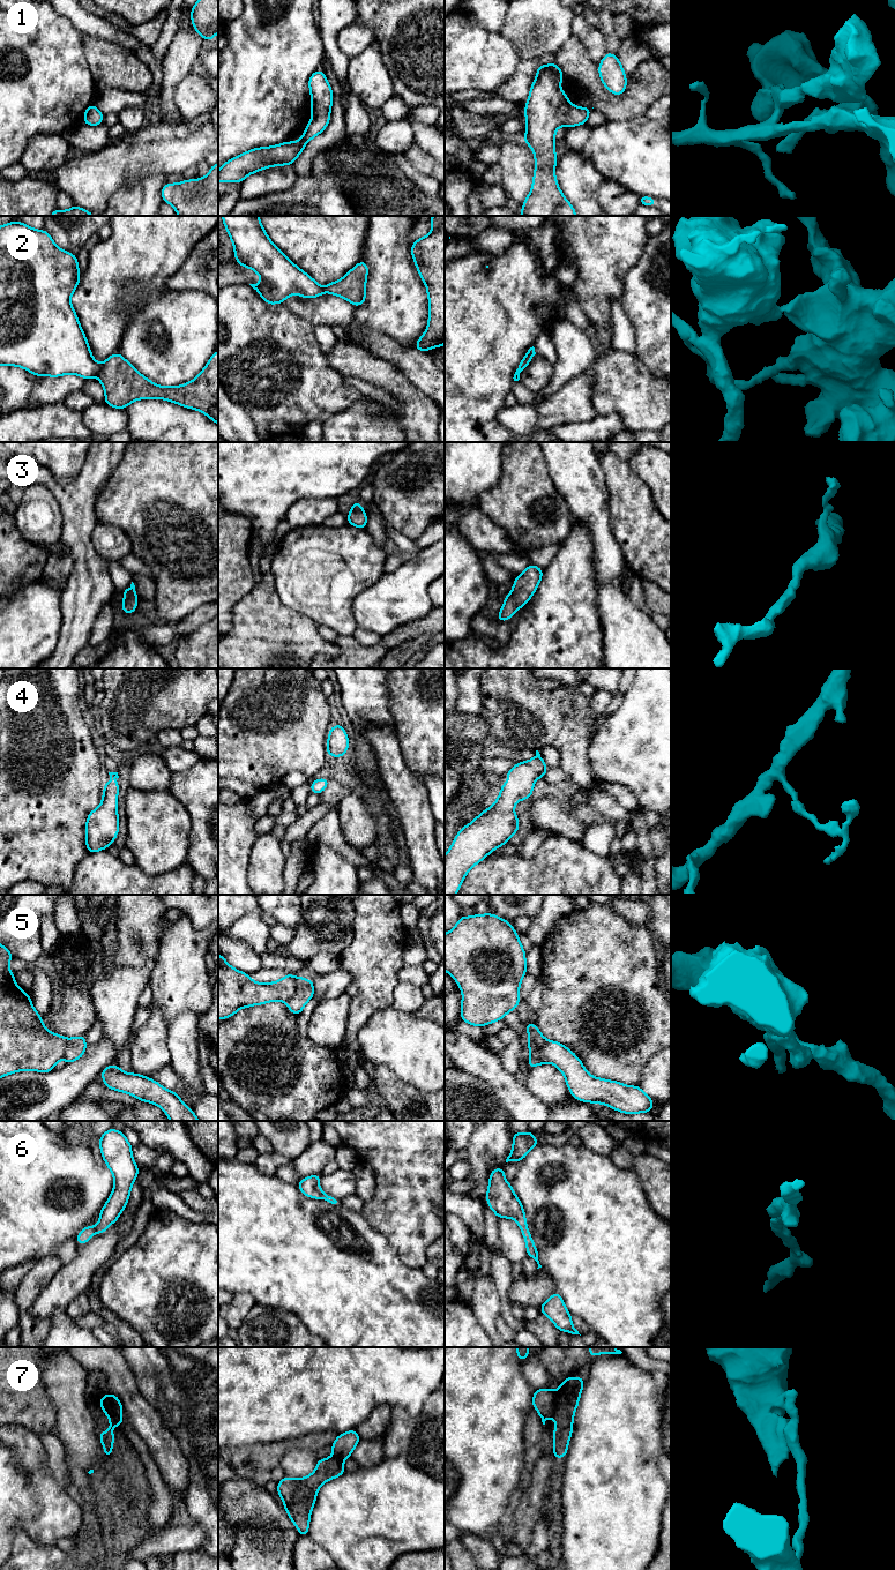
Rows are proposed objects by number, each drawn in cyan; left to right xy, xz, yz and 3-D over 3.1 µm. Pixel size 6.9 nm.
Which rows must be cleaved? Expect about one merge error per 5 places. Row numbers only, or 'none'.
2, 5, 7

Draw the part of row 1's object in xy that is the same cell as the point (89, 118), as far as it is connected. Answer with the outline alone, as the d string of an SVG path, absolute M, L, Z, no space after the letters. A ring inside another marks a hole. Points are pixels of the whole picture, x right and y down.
M89 105L84 112L83 122L89 126L98 126L103 124L104 114L94 105Z

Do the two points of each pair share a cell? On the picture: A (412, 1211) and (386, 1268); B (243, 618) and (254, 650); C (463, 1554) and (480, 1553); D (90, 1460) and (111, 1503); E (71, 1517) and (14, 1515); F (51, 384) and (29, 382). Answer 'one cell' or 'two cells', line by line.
A: two cells
B: one cell
C: two cells
D: two cells
E: two cells
F: two cells

